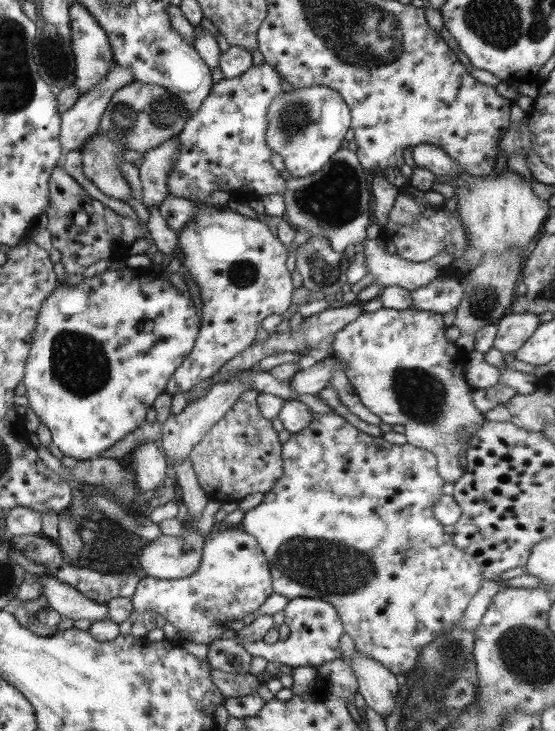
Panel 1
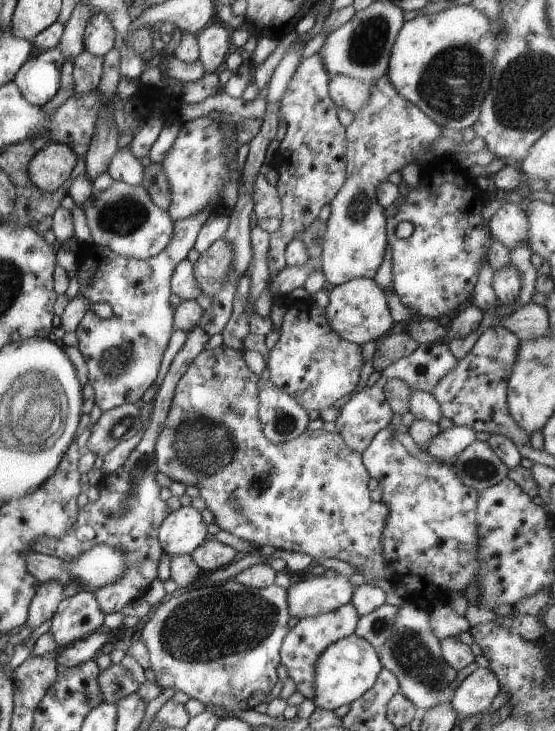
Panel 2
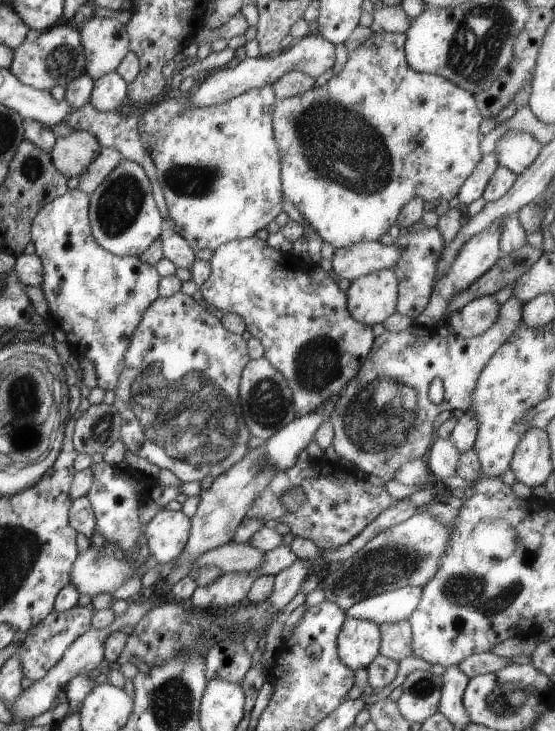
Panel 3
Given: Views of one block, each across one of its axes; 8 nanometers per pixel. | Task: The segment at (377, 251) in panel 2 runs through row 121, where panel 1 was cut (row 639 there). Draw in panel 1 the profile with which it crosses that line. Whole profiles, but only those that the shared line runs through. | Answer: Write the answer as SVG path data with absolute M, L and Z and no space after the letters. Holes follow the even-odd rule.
M312 412L311 417L313 420L309 421L307 427L297 434L290 434L289 439L282 444L280 451L282 476L276 480L271 490L262 494L262 500L258 505L243 513L238 528L245 534L253 536L263 551L269 565L273 593L280 594L288 600L301 597L329 603L340 617L342 630L352 639L354 648L361 655L373 658L401 678L415 668L421 647L425 647L425 644L435 639L439 633L447 631L449 625L453 625L461 618L471 596L480 588L481 568L471 556L456 548L450 534L443 531L443 525L433 516L431 508L441 497L441 486L444 482L437 474L435 456L429 450L415 448L406 443L402 446L394 446L383 440L381 436L376 438L368 436L333 412L325 414Z

